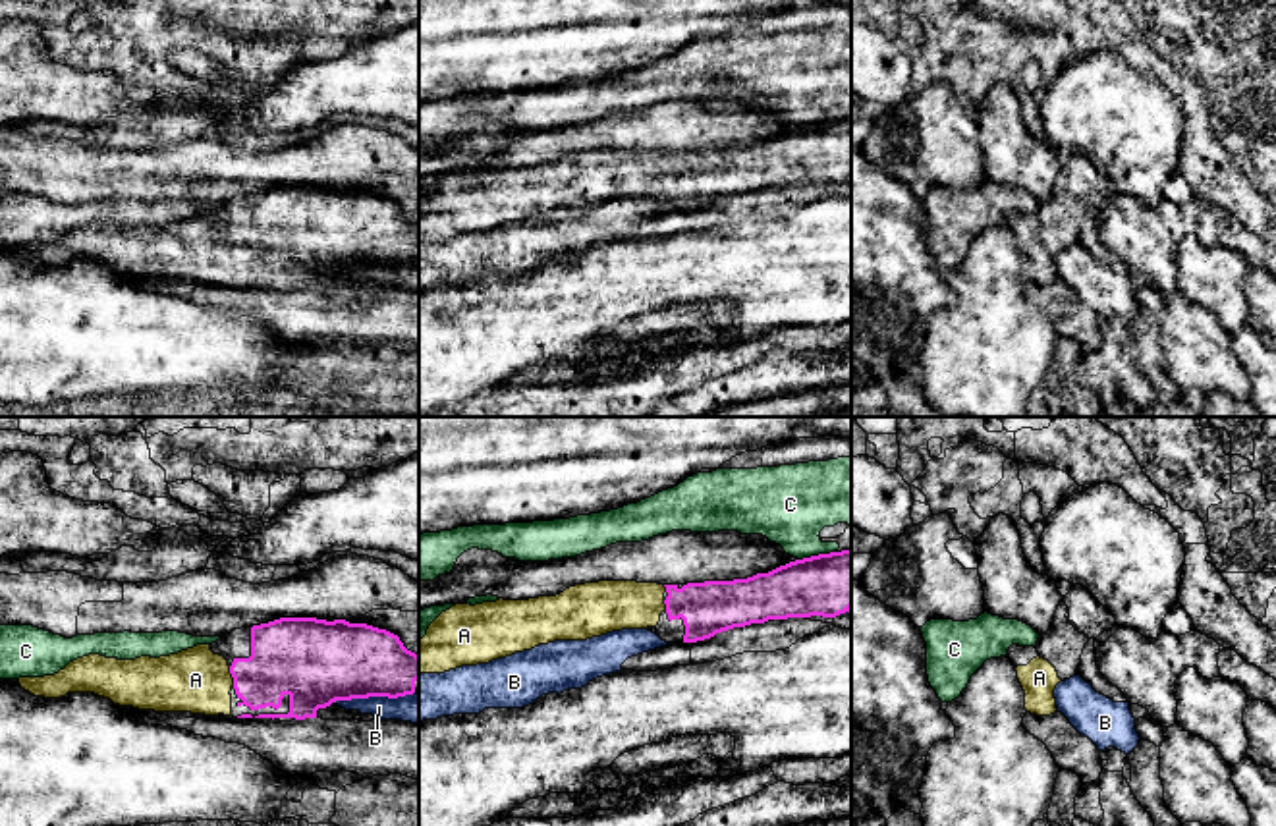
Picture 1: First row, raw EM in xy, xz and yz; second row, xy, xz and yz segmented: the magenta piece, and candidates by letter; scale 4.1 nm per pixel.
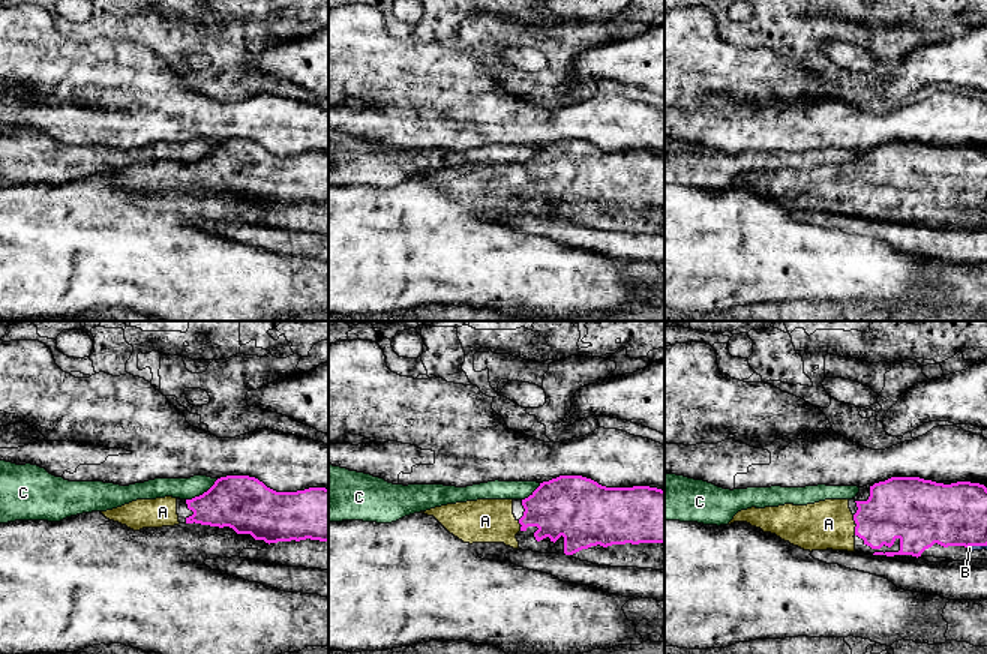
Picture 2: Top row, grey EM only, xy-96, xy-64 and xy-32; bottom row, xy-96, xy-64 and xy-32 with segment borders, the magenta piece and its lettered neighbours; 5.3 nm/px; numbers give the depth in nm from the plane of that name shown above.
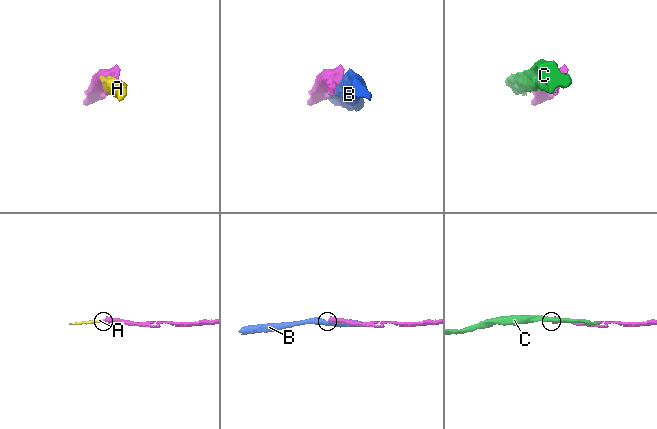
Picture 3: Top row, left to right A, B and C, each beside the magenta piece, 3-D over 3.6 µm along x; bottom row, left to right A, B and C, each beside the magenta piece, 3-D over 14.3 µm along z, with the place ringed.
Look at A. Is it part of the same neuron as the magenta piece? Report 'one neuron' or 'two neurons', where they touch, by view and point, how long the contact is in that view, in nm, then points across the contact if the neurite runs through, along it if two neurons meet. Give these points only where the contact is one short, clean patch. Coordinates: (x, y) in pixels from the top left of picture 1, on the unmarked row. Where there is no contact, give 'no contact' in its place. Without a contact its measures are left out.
one neuron | xy (232, 244) | 80 nm | across xy (288, 224), (265, 244), (232, 244), (195, 247)

